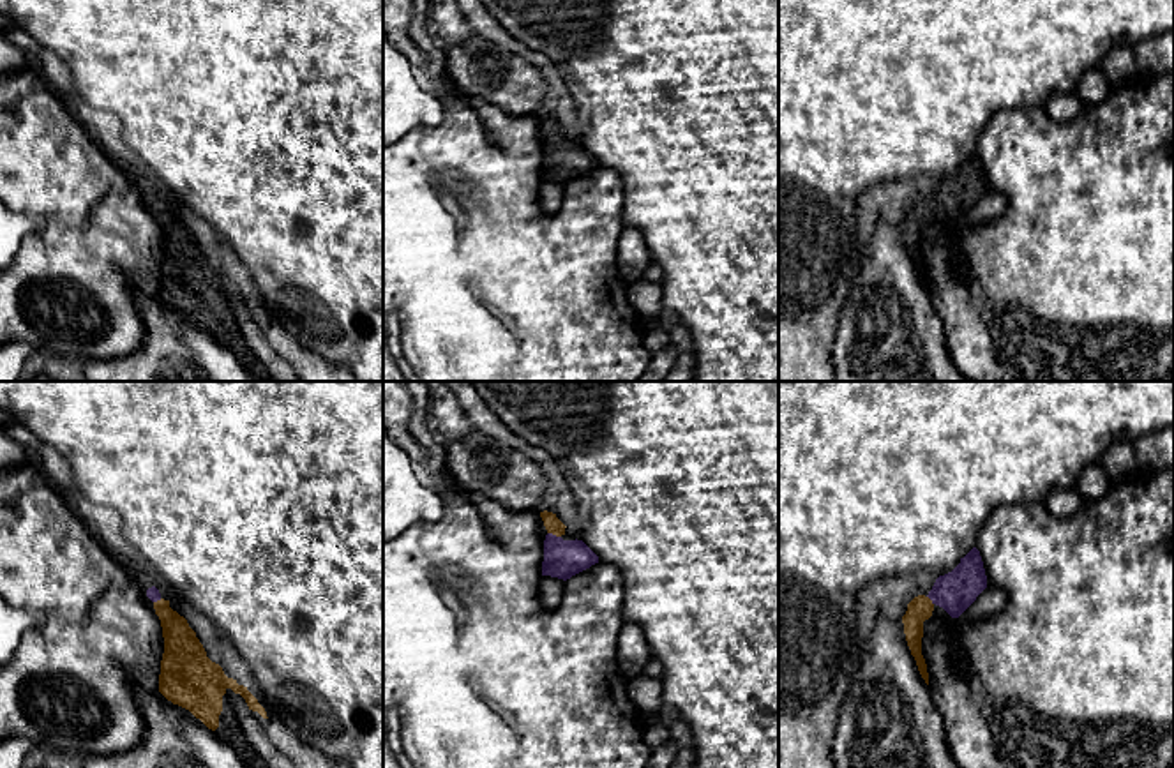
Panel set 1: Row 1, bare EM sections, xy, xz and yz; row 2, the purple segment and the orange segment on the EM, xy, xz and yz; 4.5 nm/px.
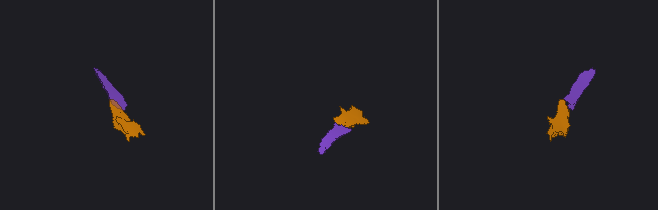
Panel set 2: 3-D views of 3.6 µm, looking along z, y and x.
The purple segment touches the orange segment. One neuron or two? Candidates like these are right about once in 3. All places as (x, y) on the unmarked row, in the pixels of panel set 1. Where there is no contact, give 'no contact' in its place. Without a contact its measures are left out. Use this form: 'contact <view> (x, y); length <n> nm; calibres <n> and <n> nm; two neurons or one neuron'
contact xz (555, 140); length 70 nm; calibres 180 and 80 nm; one neuron

